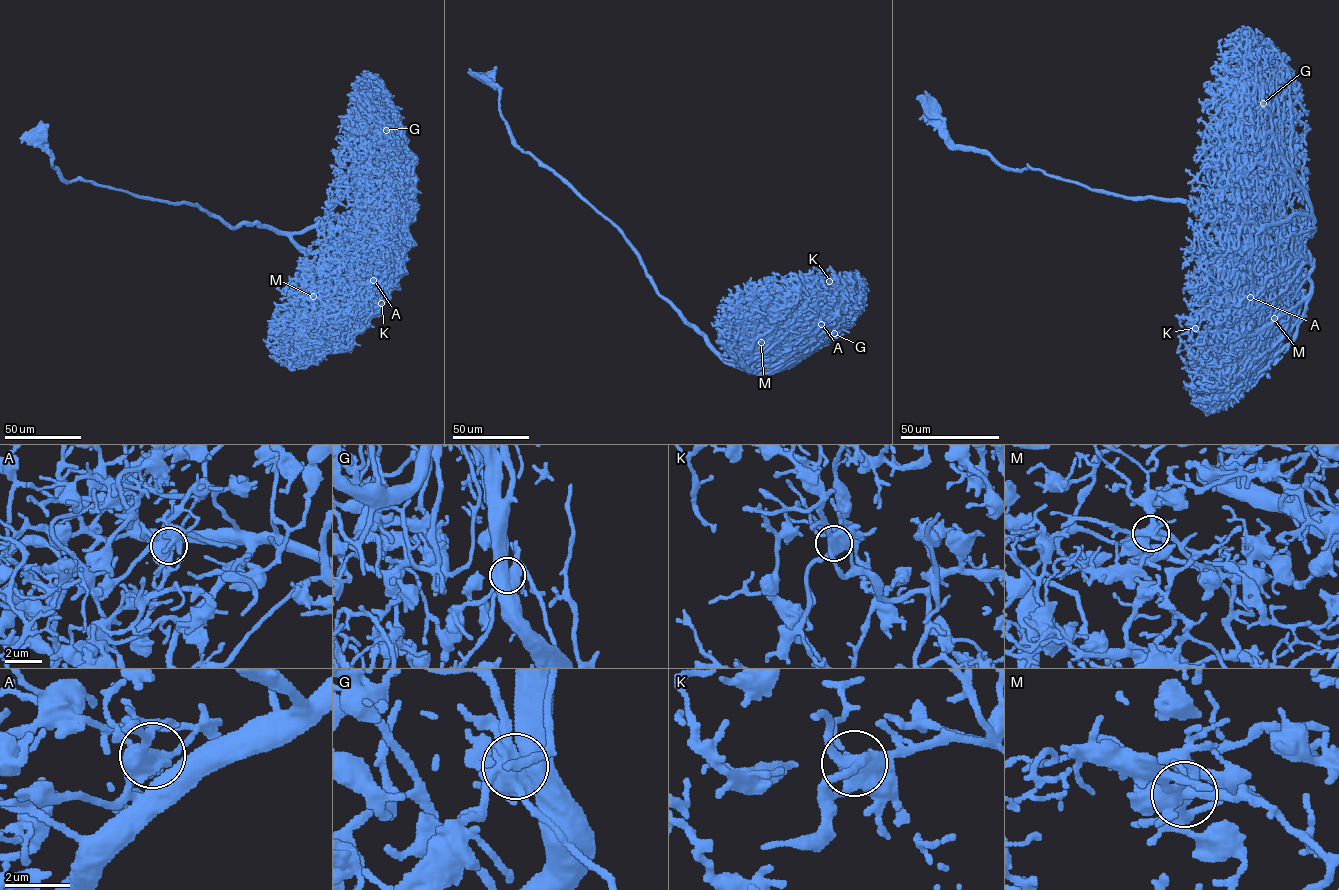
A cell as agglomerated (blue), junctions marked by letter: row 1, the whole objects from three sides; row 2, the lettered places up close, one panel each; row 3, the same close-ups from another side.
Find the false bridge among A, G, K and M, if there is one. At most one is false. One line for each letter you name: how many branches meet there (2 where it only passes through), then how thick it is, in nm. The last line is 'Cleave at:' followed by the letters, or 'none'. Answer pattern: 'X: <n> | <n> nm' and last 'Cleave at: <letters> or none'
Cleave at: none

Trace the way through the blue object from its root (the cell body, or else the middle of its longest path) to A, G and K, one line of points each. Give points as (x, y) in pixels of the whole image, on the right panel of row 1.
A: (931, 110), (955, 144), (1009, 168), (1180, 199), (1237, 229), (1289, 229), (1309, 260), (1250, 297)
G: (931, 110), (955, 144), (1009, 168), (1309, 236), (1311, 202), (1263, 103)
K: (931, 110), (955, 144), (1009, 168), (1303, 240), (1309, 260), (1271, 307), (1195, 328)

